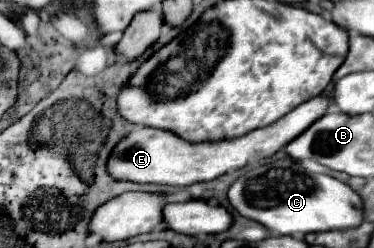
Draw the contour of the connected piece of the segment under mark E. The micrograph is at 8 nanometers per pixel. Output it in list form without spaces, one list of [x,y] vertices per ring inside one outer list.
[[[318,95],[302,105],[298,105],[294,111],[284,115],[280,121],[254,129],[246,135],[234,137],[234,139],[220,139],[220,141],[200,141],[190,143],[182,139],[180,135],[166,131],[166,129],[154,129],[154,127],[136,127],[130,137],[124,137],[110,155],[108,169],[112,177],[120,177],[124,181],[134,183],[160,183],[160,185],[192,185],[198,181],[212,181],[228,171],[242,169],[248,165],[254,157],[272,157],[276,151],[286,147],[290,141],[294,141],[298,135],[302,135],[312,123],[316,123],[320,117],[328,113],[332,105],[330,95]]]

